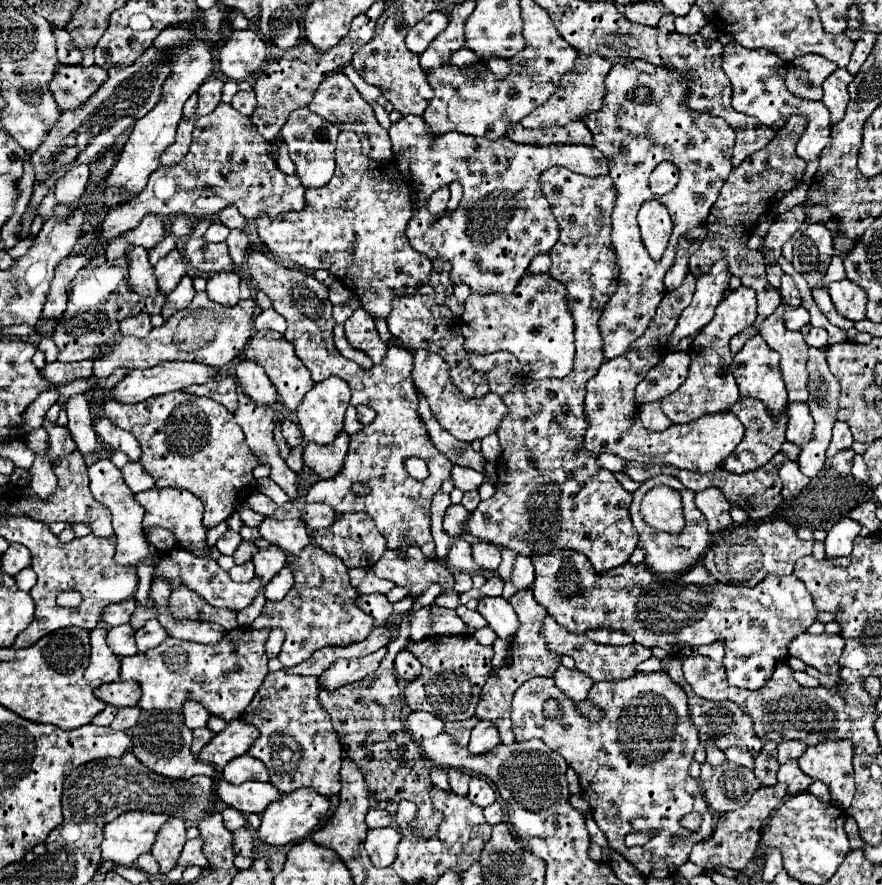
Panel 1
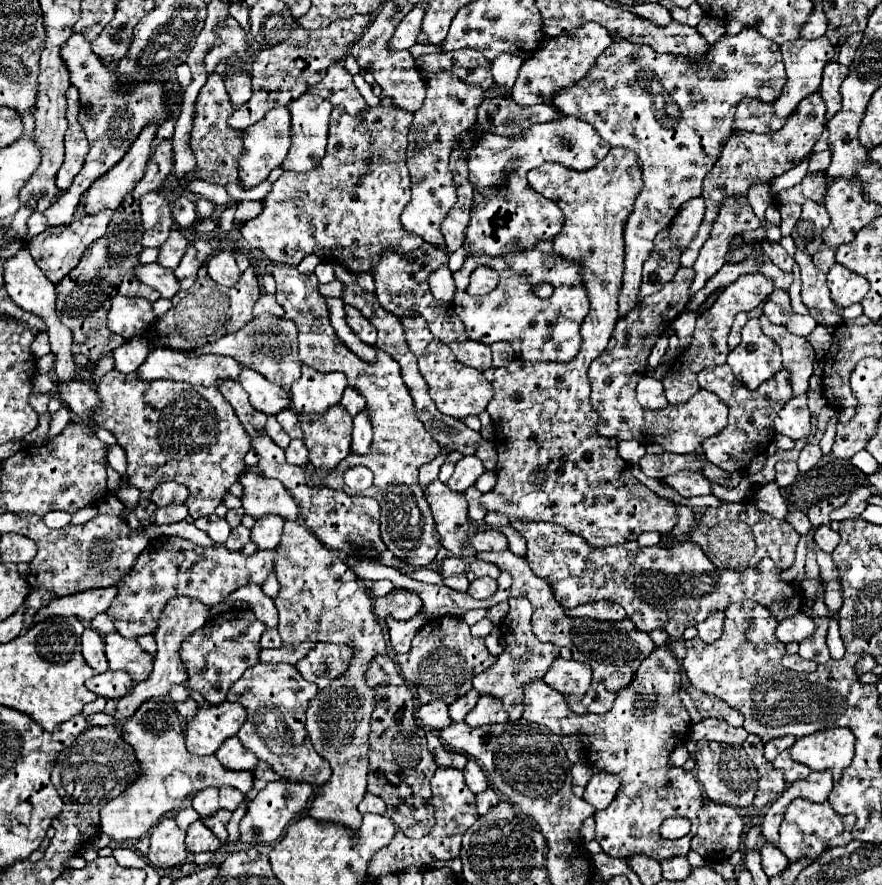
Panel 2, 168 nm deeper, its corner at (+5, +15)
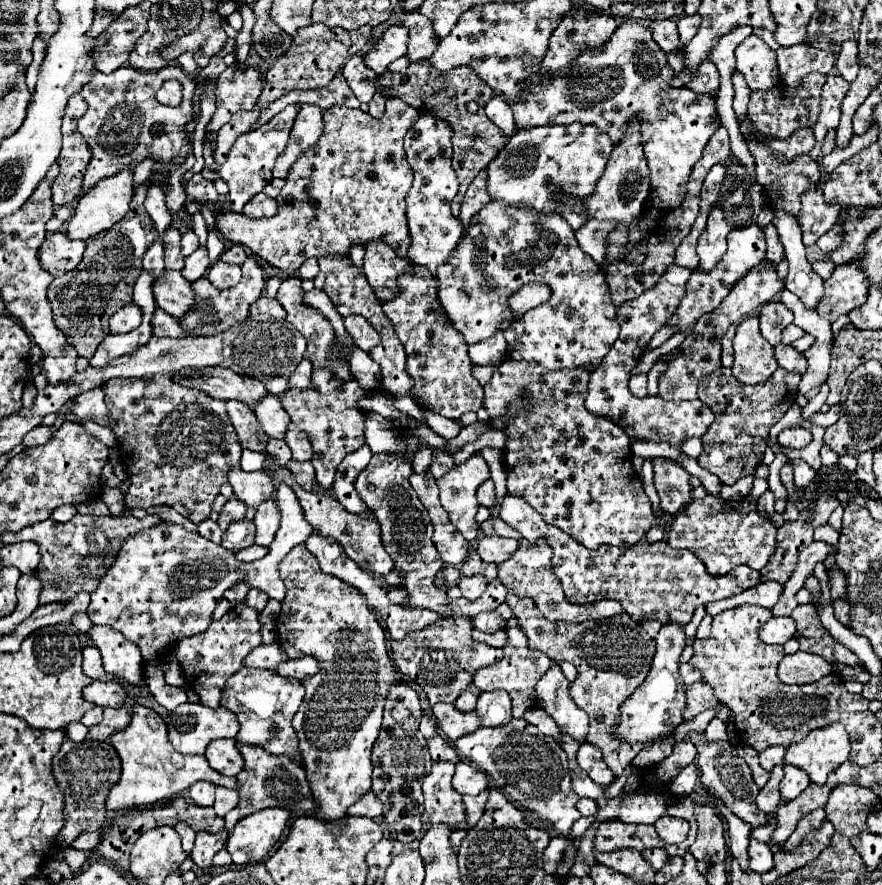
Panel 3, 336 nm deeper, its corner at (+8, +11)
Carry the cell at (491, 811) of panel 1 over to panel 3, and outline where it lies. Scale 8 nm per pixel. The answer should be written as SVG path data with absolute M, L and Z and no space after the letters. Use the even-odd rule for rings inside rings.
M484 789L484 793L480 793L476 797L472 797L472 795L464 797L464 807L466 807L466 817L468 817L470 827L474 827L478 823L478 819L482 817L486 801L488 801L488 793L490 793L490 789Z

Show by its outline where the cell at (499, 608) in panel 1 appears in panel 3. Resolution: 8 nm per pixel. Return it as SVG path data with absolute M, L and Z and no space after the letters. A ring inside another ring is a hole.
M472 575L472 577L462 577L460 583L458 583L458 587L460 587L464 599L474 601L474 599L478 599L486 591L488 581L482 575Z

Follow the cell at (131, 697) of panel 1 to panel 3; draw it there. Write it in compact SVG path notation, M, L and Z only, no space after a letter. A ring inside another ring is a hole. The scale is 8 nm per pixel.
M94 681L84 689L84 699L100 707L122 707L126 689L118 681Z

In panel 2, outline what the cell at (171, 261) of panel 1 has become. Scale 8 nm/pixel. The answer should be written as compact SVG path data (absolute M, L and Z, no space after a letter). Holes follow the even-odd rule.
M173 229L169 239L165 241L165 245L159 251L159 263L167 269L175 269L183 257L187 245L189 245L189 241L177 229Z

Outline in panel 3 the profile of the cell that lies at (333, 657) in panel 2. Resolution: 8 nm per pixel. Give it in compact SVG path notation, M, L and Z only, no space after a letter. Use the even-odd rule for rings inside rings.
M306 655L306 657L300 657L300 659L288 659L288 661L280 663L274 671L284 675L284 677L294 677L298 681L304 681L304 677L312 677L320 671L320 661Z

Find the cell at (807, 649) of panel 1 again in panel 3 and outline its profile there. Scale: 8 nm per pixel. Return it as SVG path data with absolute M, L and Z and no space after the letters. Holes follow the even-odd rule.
M772 617L764 627L760 627L760 639L764 643L784 645L796 635L796 623L792 617Z

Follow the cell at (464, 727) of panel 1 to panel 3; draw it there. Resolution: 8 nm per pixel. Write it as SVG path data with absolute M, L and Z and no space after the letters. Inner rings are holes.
M468 685L468 689L456 699L456 709L460 709L462 713L470 713L476 707L476 699L480 695L480 689L476 685Z

